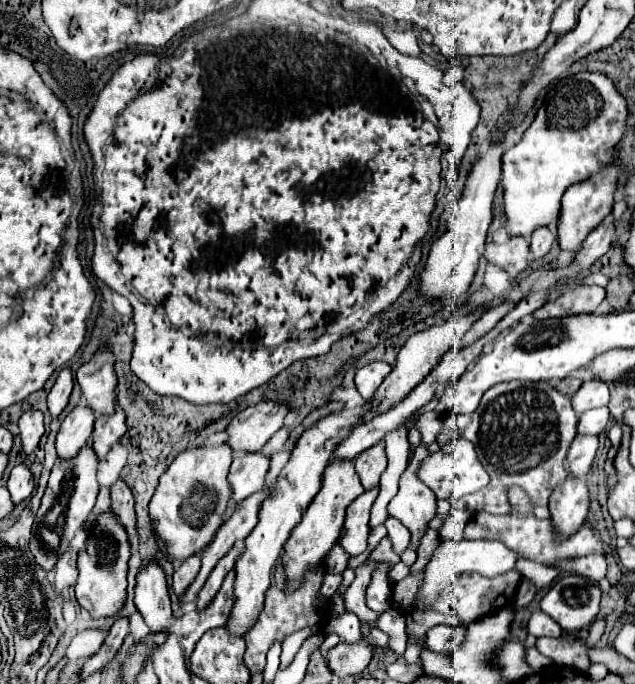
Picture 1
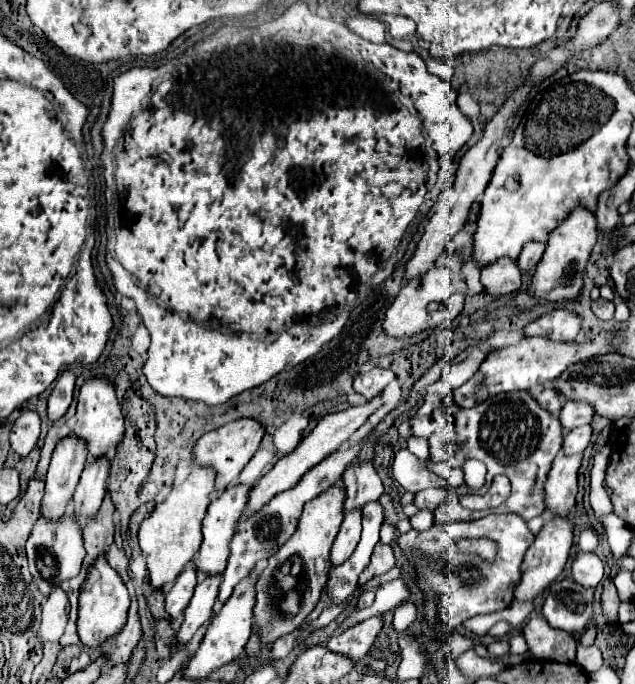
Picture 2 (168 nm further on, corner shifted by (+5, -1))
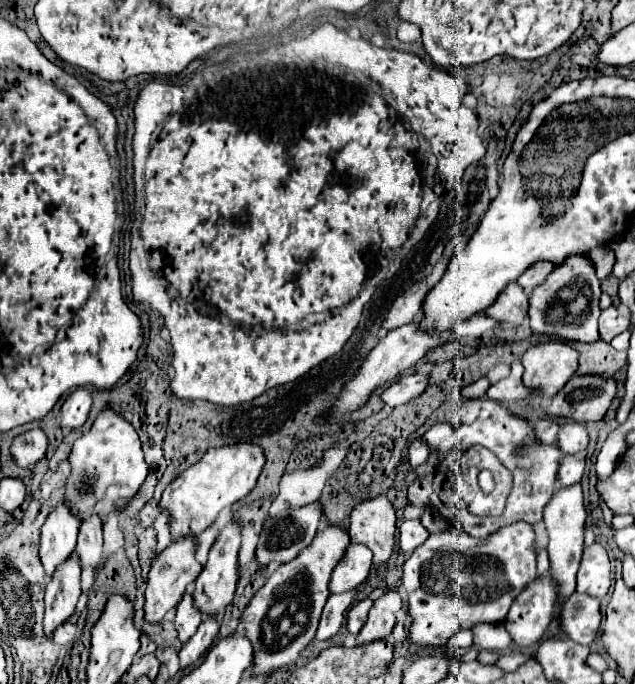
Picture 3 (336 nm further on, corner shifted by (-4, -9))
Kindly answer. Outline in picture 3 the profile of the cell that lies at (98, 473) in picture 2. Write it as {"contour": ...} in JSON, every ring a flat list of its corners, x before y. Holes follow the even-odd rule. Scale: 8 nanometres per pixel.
{"contour":[[89,519,89,523,81,523,79,539,75,553,81,561,83,569,97,569,101,563,103,549,103,523,101,519]]}

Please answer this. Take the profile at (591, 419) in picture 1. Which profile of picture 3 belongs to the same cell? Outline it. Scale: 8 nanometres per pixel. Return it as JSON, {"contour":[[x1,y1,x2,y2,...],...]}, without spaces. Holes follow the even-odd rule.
{"contour":[[581,451,577,455,563,457,559,471,557,471,559,487,571,487,575,483,581,483,583,471,585,471,585,451]]}

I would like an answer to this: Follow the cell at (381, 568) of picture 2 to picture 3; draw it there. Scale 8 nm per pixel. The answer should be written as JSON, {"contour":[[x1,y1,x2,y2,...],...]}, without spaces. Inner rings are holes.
{"contour":[[385,495,359,503,351,513,349,537,373,551,373,563,387,563,395,543,395,511]]}

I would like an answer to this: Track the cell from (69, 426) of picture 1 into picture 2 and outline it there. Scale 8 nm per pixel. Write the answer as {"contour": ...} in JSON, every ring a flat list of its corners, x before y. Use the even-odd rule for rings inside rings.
{"contour":[[70,433,56,441,52,451,48,475,46,475,46,495,42,499,42,515,48,519,58,519,68,501,74,495,78,477,86,465,88,447,84,439]]}

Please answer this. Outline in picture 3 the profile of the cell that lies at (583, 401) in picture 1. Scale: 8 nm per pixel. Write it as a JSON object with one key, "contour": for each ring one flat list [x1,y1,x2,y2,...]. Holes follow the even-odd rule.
{"contour":[[565,423,557,437,557,445,563,451,563,455,573,455,577,451,587,449,587,443,589,443,587,429,579,423]]}

